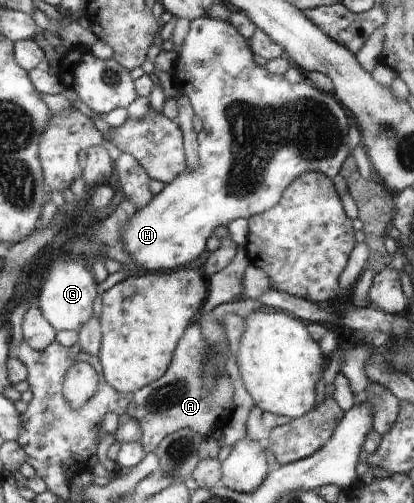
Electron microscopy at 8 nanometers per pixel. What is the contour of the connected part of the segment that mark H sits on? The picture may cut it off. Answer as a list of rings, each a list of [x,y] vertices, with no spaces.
[[[207,16],[191,20],[171,73],[176,91],[186,94],[196,117],[203,123],[203,131],[197,133],[198,169],[184,171],[172,183],[164,184],[162,191],[138,208],[121,231],[125,250],[146,272],[185,268],[204,253],[216,227],[226,226],[238,217],[252,218],[276,206],[285,190],[302,174],[318,171],[333,178],[340,173],[350,153],[344,107],[331,93],[314,89],[305,81],[288,83],[284,76],[258,67],[248,41],[230,22]]]

